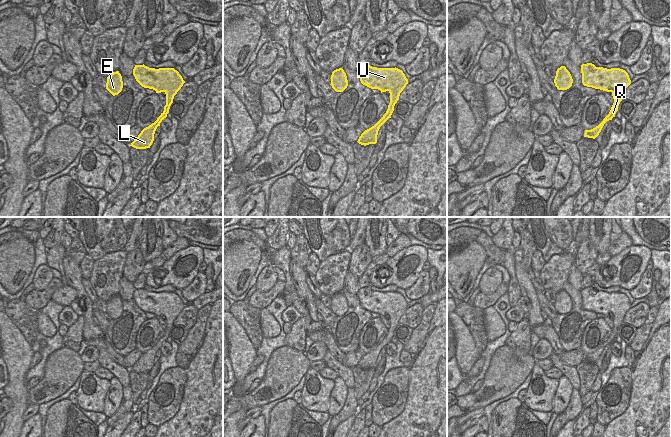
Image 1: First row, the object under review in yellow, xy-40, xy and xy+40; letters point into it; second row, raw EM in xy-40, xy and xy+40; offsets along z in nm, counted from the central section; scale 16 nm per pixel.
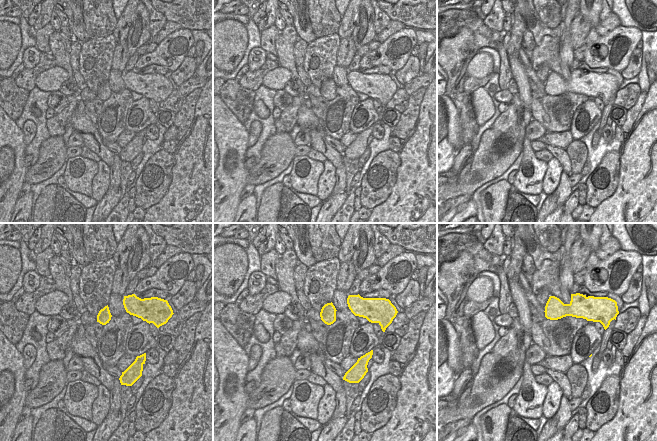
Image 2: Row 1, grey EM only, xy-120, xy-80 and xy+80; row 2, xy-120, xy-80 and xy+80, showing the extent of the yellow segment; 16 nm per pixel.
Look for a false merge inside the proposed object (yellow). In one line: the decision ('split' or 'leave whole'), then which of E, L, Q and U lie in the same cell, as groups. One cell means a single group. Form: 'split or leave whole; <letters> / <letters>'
leave whole; E L Q U

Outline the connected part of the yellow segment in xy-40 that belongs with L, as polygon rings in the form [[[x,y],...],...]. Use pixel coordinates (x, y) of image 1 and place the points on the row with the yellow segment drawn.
[[[135,65],[133,75],[136,81],[144,88],[153,89],[156,93],[166,94],[166,105],[164,111],[157,120],[144,128],[130,146],[136,149],[150,148],[154,141],[154,134],[164,118],[167,117],[174,96],[181,89],[185,81],[174,68],[149,68],[143,65]]]

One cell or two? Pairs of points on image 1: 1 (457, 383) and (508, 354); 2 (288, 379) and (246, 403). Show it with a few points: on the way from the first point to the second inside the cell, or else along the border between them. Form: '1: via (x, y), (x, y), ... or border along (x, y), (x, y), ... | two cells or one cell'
1: border along (502, 346), (493, 354), (489, 367), (482, 379) | two cells
2: via (278, 381), (273, 386), (265, 386), (256, 393) | one cell

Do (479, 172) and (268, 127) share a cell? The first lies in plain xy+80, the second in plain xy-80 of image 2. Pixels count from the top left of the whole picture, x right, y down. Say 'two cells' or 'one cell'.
two cells

